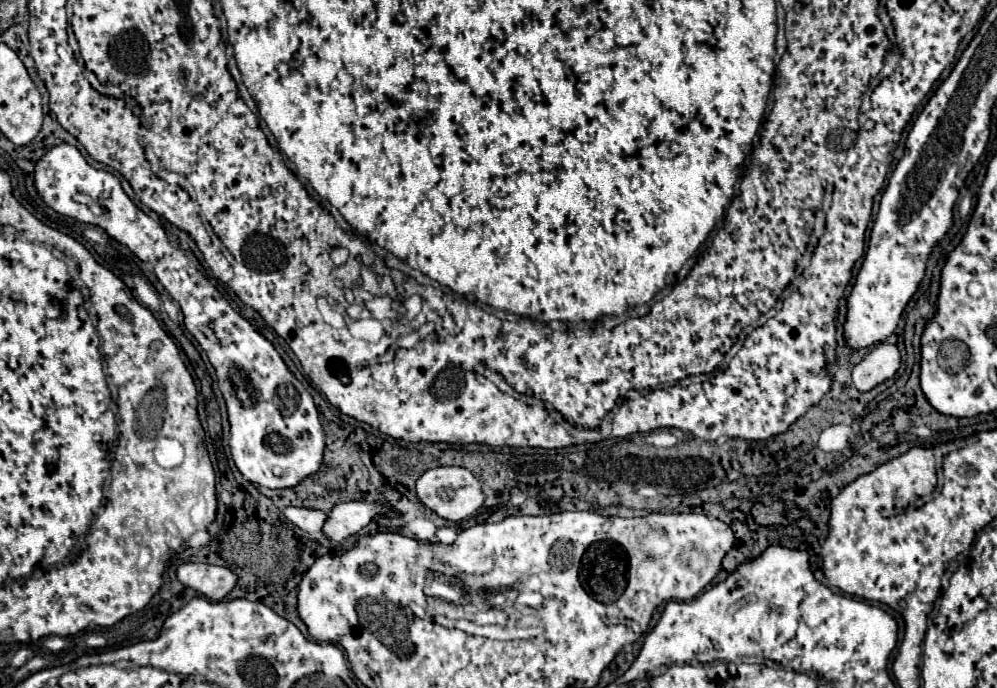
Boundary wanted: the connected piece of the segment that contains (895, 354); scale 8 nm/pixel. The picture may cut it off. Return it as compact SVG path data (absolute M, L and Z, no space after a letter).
M879 343L859 365L853 369L853 383L859 391L869 391L875 385L893 377L899 369L899 349L891 343Z

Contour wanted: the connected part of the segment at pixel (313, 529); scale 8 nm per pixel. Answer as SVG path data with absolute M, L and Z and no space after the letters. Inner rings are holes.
M285 507L285 517L295 523L299 529L311 533L311 537L315 541L321 541L323 533L321 533L321 525L325 521L325 513L323 511L315 511L315 509L305 509L305 507Z

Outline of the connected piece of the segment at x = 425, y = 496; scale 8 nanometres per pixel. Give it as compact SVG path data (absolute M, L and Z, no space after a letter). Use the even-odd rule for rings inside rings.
M435 467L435 469L425 471L417 479L417 497L429 509L433 509L439 517L443 517L447 521L461 521L461 519L471 517L485 501L481 483L473 477L471 471L467 471L463 467Z

